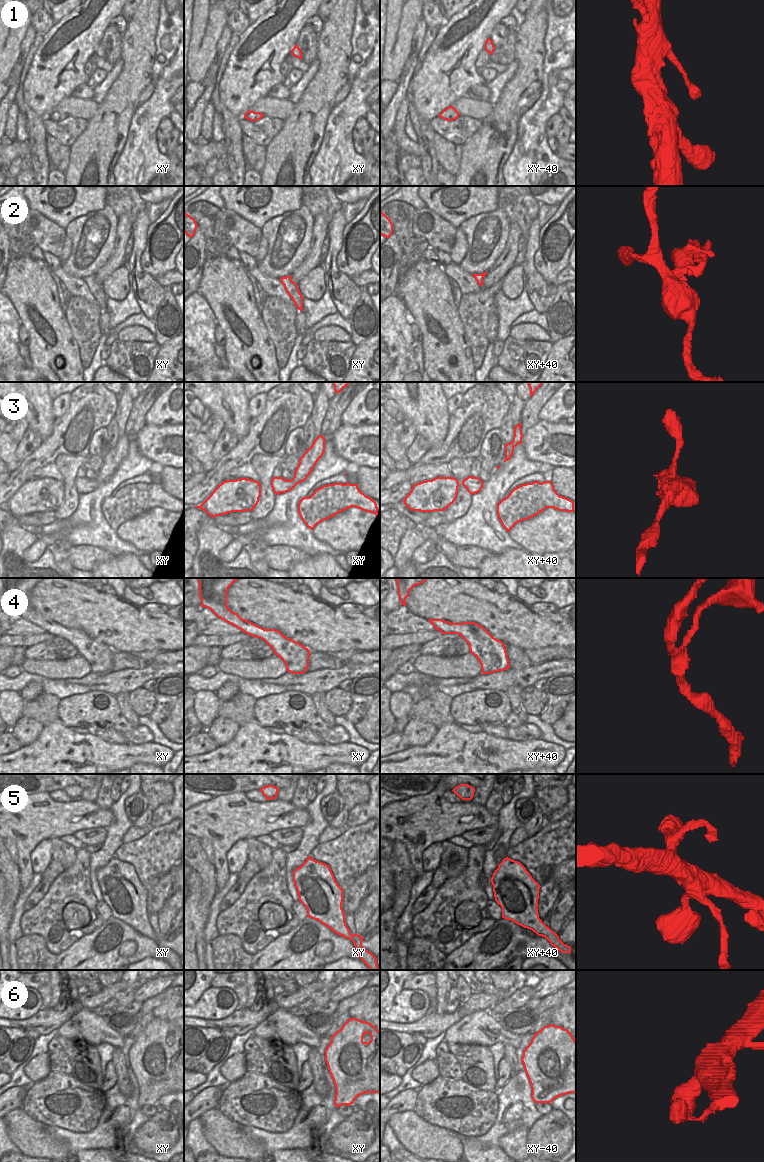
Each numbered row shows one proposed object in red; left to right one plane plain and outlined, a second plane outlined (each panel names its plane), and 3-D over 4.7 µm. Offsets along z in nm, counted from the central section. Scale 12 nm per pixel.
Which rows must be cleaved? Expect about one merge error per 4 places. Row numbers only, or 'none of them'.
2

